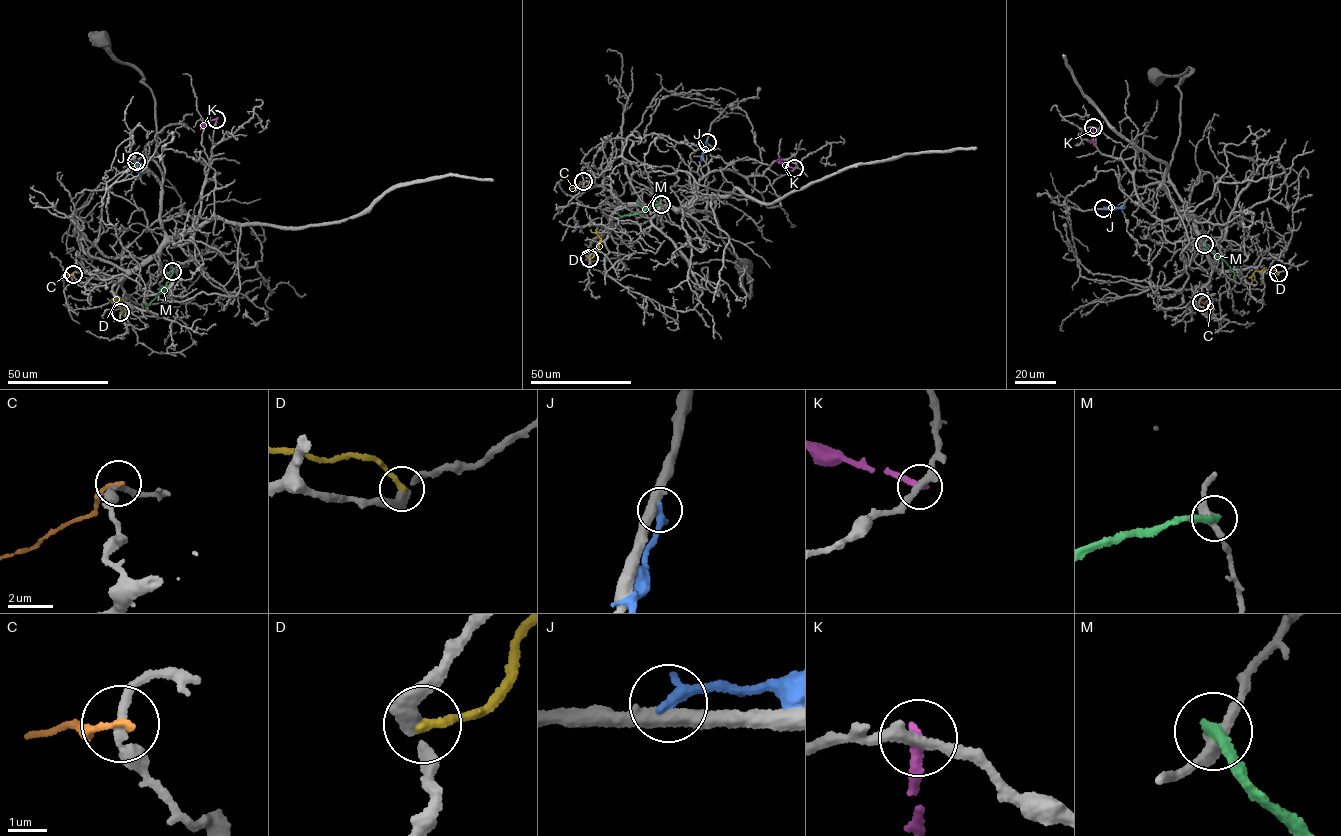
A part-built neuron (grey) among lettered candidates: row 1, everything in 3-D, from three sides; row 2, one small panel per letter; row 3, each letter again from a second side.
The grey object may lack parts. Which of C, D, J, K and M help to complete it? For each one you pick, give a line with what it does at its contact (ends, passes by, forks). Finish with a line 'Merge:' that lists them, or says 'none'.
Merge: none

